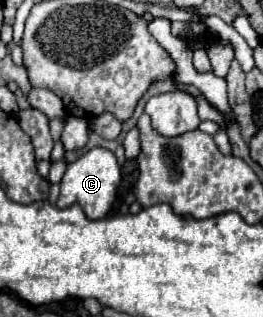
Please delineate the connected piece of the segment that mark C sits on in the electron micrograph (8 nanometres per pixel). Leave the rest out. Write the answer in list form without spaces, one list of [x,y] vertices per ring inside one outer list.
[[[93,147],[87,153],[83,153],[75,163],[69,163],[63,179],[61,179],[61,195],[57,201],[59,209],[65,209],[69,205],[81,205],[85,217],[89,219],[101,219],[109,213],[115,195],[117,195],[117,187],[121,183],[122,174],[121,167],[115,159],[115,155],[109,149],[101,149],[101,147]]]

